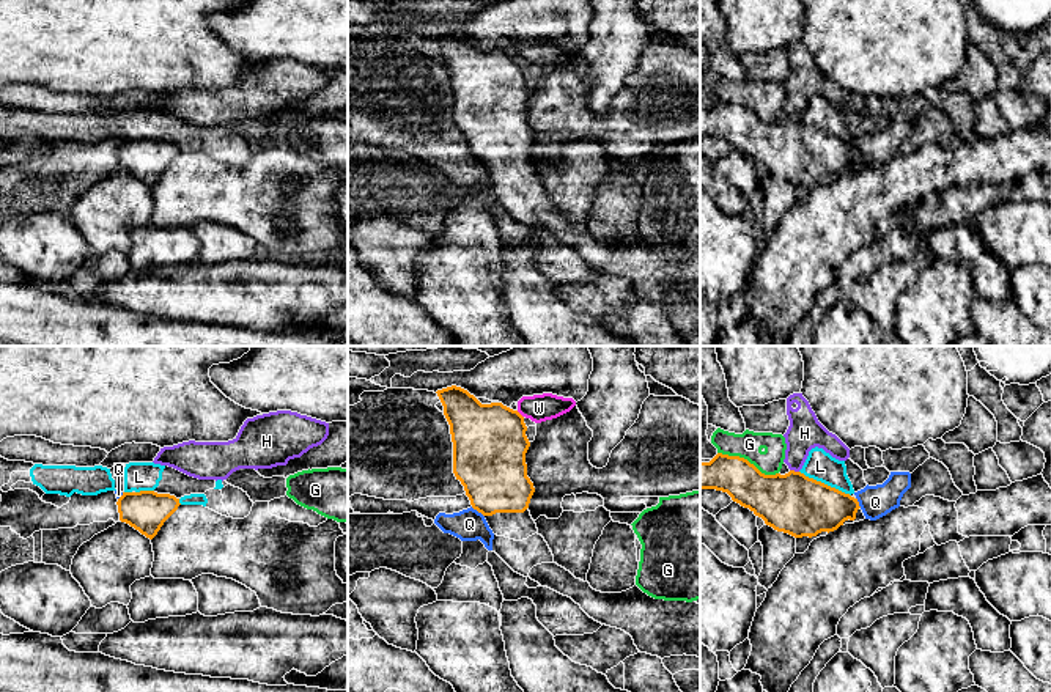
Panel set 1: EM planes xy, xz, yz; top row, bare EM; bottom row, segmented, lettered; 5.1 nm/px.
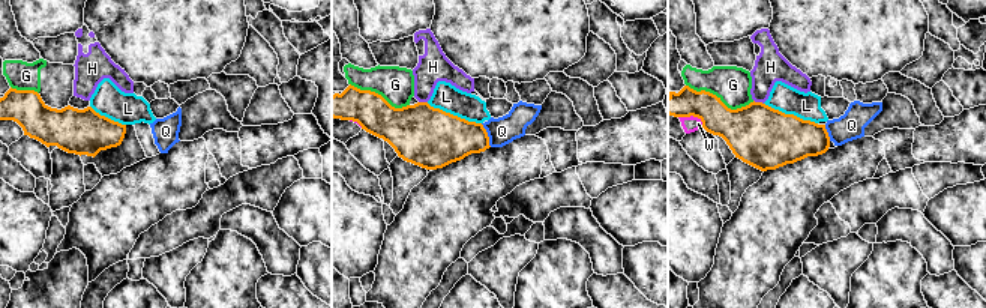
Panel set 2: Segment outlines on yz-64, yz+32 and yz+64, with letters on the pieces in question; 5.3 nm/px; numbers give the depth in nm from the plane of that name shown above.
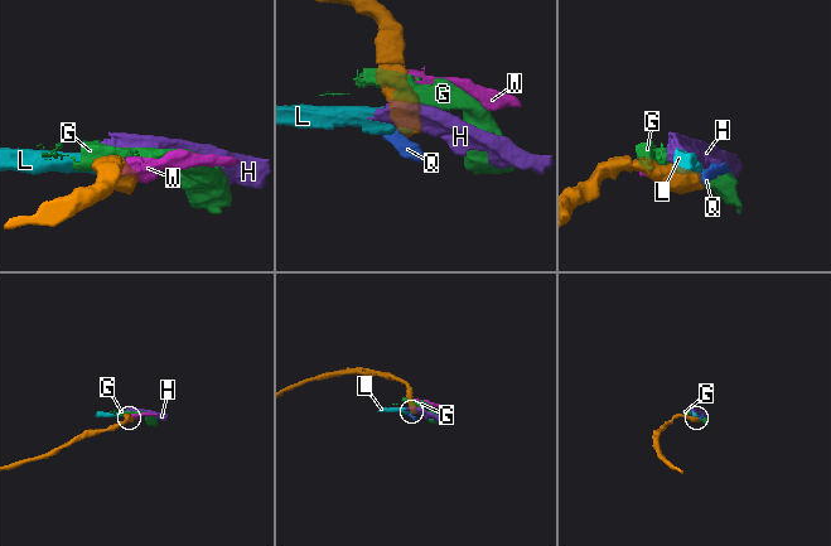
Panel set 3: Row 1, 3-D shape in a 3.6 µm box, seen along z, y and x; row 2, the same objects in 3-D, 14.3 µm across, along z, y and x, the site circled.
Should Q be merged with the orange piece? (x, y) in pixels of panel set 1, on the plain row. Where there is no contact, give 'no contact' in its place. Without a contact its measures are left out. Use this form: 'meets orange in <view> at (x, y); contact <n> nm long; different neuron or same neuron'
meets orange in xz at (477, 158); contact 90 nm long; different neuron

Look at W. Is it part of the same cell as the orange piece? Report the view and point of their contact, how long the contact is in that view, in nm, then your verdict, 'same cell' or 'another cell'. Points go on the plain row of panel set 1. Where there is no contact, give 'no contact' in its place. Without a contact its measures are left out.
meets orange in xz at (519, 62); contact 50 nm long; another cell

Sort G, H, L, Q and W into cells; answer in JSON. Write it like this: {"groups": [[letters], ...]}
{"groups": [["G"], ["H"], ["L"], ["Q"], ["W"]]}

